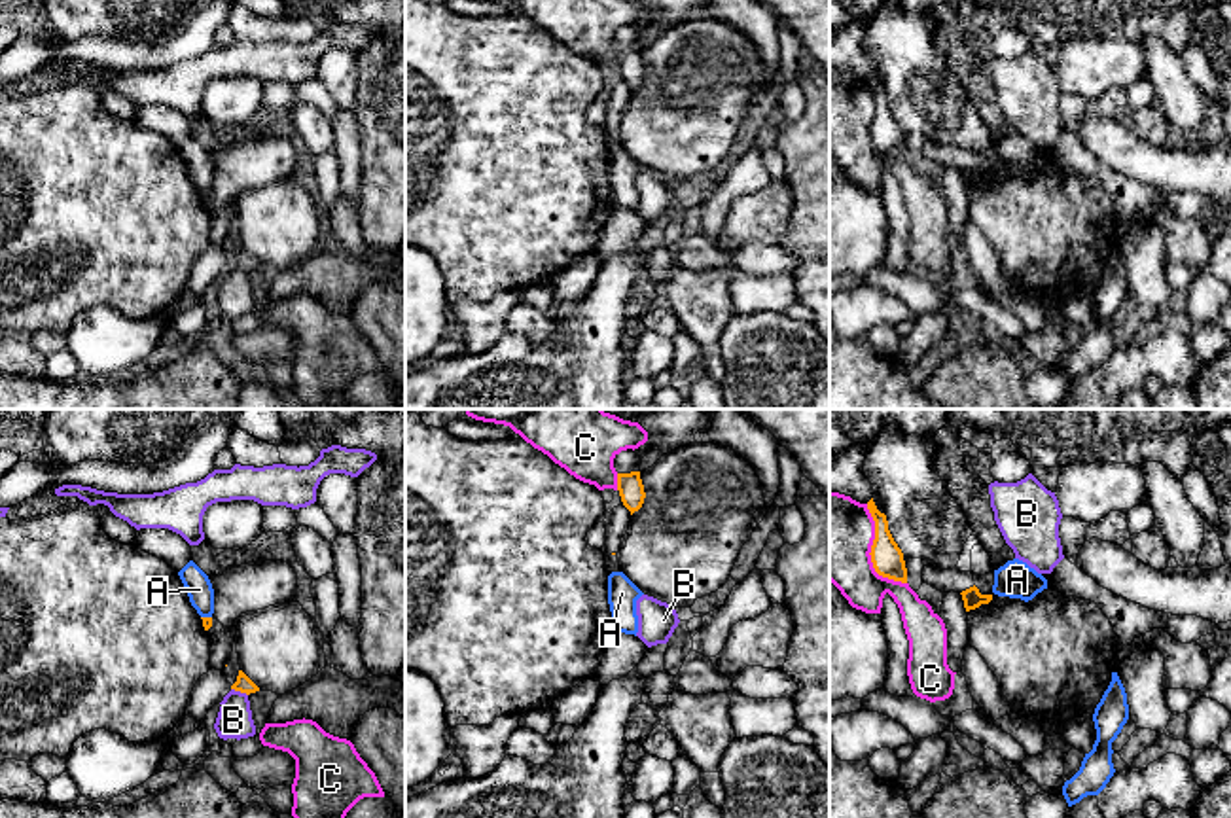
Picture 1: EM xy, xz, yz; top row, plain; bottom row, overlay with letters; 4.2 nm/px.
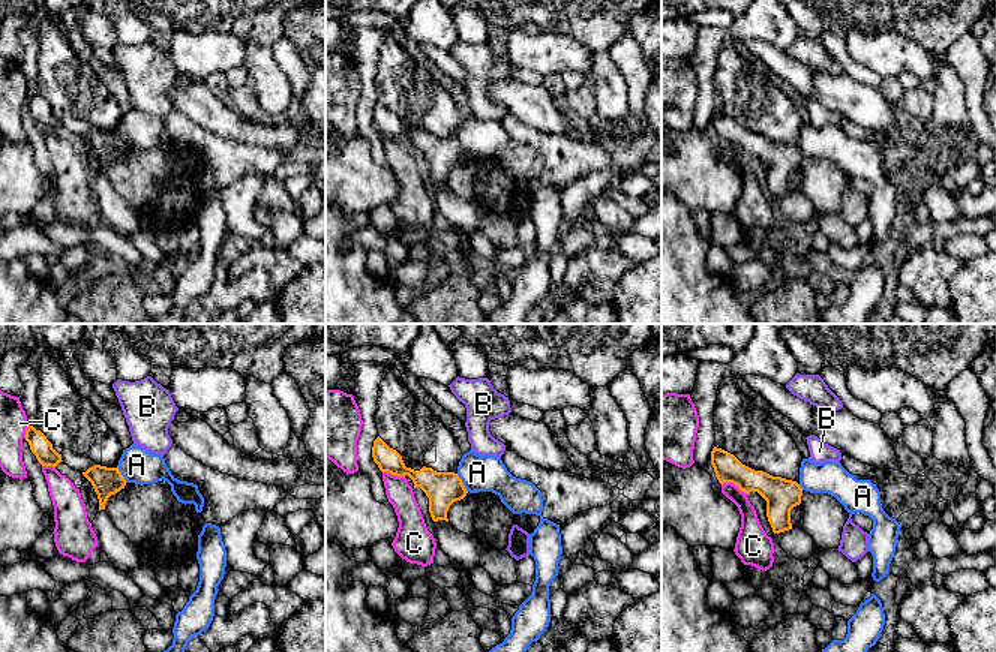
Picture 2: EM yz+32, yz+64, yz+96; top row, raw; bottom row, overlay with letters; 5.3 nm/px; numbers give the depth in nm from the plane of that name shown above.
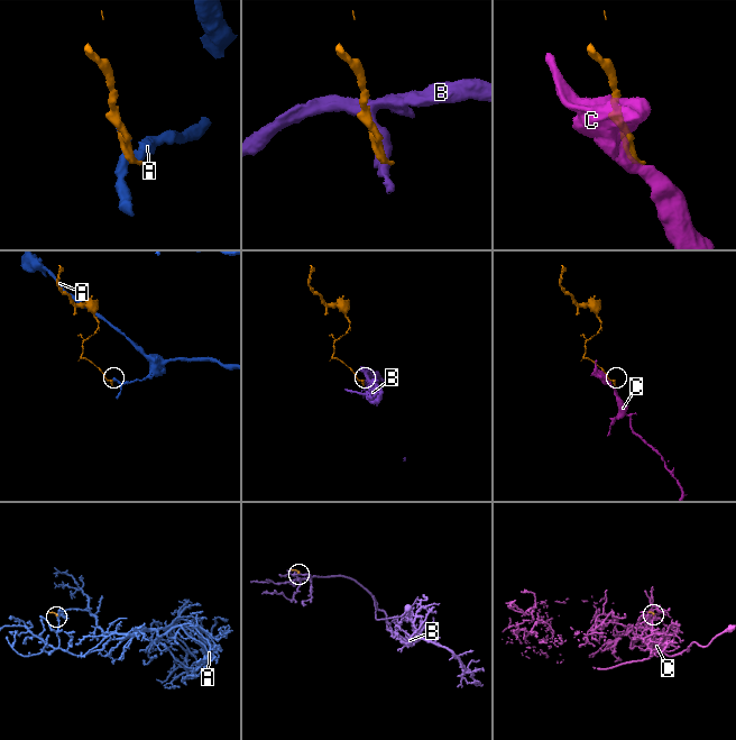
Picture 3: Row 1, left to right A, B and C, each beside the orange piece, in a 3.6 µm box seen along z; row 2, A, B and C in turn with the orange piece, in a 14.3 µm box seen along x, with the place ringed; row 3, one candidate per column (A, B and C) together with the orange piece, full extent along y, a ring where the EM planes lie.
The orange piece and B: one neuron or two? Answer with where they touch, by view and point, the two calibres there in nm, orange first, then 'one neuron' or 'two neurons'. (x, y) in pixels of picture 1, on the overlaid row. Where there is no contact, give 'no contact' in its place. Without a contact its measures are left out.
xy (239, 690) | 70/150 nm | two neurons

